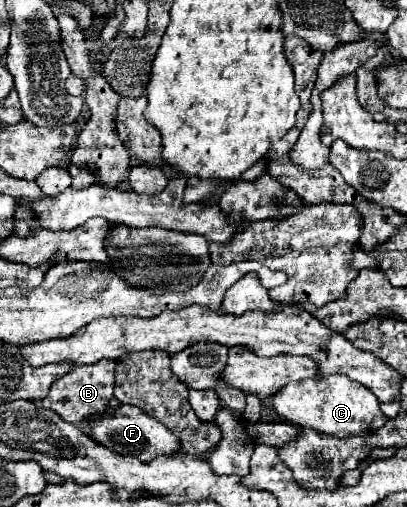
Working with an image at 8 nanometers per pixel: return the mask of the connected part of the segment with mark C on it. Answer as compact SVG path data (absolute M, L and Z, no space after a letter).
M333 374L329 378L315 378L305 382L291 382L279 394L273 396L273 406L277 414L301 428L313 428L337 438L347 438L351 434L373 434L379 430L387 418L379 408L379 400L371 390L351 382L347 376Z

